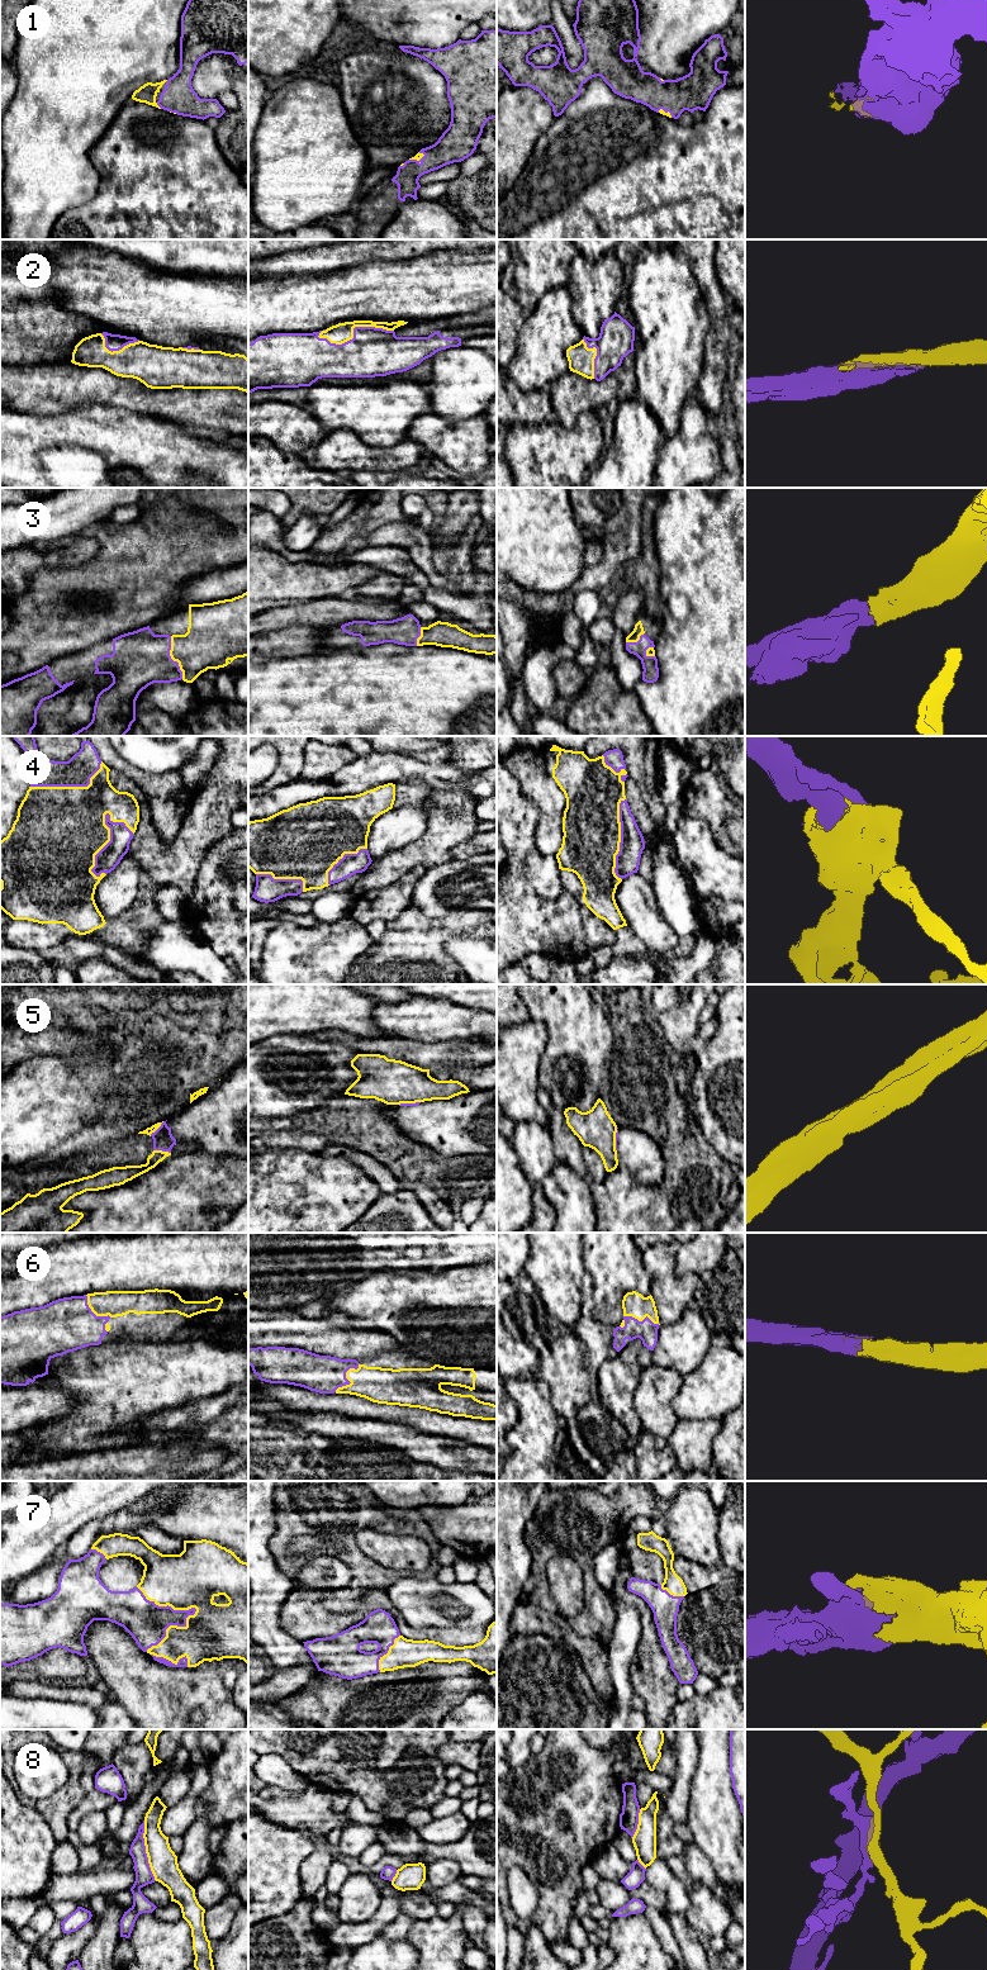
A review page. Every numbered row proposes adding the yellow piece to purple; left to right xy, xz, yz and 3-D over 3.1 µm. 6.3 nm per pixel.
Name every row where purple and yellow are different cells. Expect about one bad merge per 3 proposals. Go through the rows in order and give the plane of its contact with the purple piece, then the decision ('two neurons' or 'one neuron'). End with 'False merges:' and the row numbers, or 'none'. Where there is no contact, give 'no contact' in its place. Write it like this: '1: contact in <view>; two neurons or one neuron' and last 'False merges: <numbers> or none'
1: contact in xy; one neuron
2: contact in xz; one neuron
3: contact in xy; one neuron
4: contact in xy; one neuron
5: contact in xy; two neurons
6: contact in xz; one neuron
7: contact in xy; one neuron
8: contact in xy; two neurons
False merges: 5, 8

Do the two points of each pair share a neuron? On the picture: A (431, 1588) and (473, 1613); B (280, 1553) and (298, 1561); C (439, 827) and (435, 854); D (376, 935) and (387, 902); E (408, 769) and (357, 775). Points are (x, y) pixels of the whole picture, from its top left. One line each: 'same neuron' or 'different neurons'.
A: same neuron
B: same neuron
C: same neuron
D: different neurons
E: same neuron

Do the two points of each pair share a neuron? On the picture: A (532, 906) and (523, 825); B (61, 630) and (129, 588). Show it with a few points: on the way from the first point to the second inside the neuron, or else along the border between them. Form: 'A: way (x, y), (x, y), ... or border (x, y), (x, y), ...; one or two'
A: way (517, 886), (518, 845); one
B: way (80, 627), (100, 625), (118, 607); one

